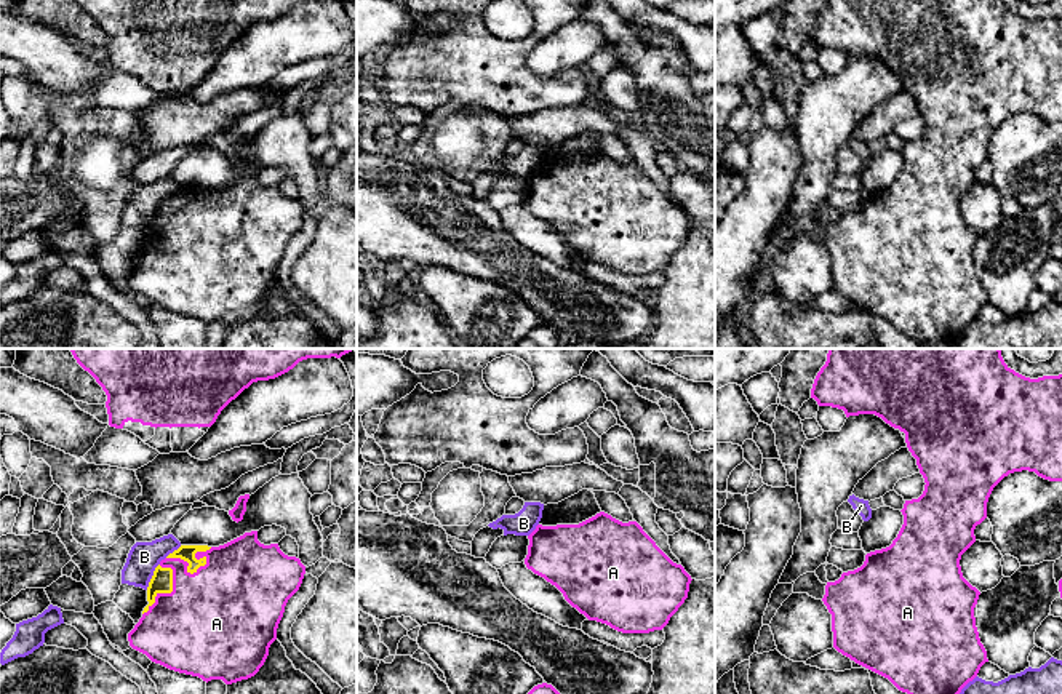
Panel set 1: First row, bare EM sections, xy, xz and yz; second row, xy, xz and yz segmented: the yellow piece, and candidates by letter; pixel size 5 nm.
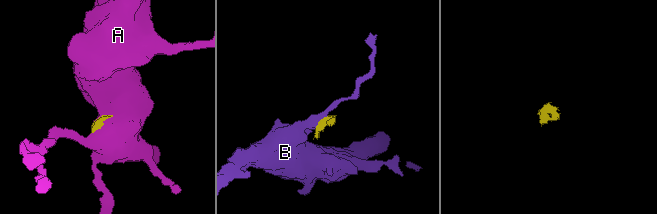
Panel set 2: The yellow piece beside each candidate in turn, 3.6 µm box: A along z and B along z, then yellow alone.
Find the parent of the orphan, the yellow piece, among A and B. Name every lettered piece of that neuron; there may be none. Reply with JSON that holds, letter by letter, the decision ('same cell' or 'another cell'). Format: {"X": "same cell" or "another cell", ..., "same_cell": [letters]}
{"A": "same cell", "B": "another cell", "same_cell": ["A"]}

